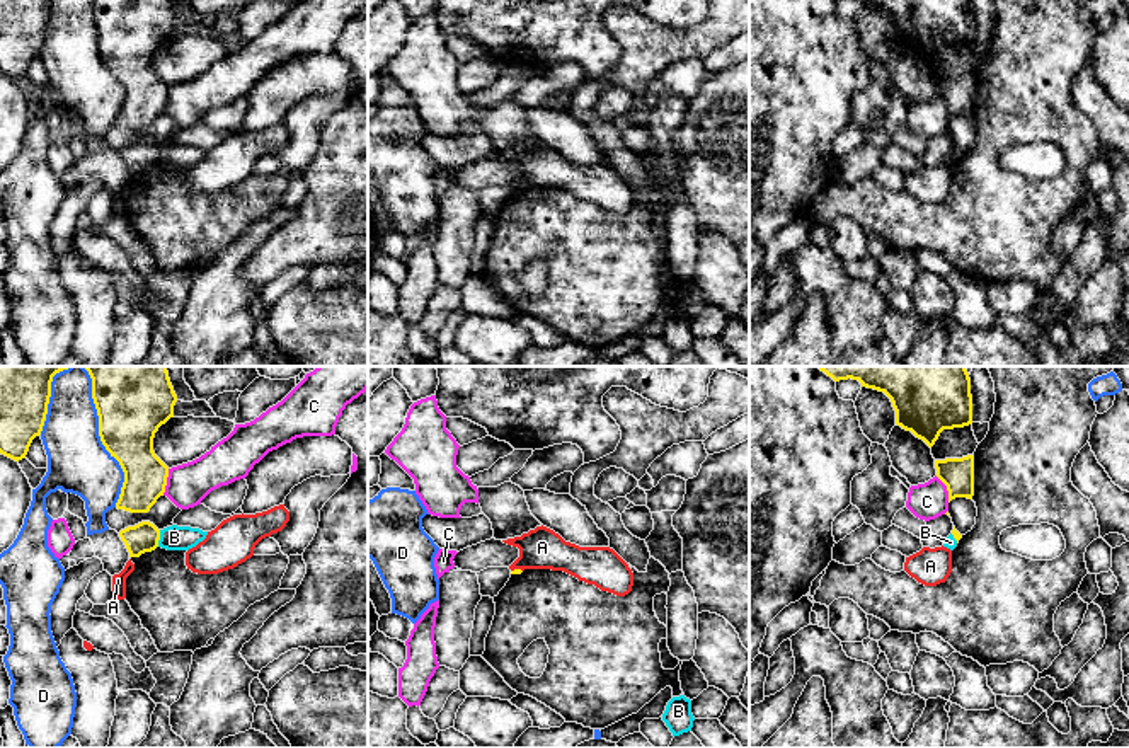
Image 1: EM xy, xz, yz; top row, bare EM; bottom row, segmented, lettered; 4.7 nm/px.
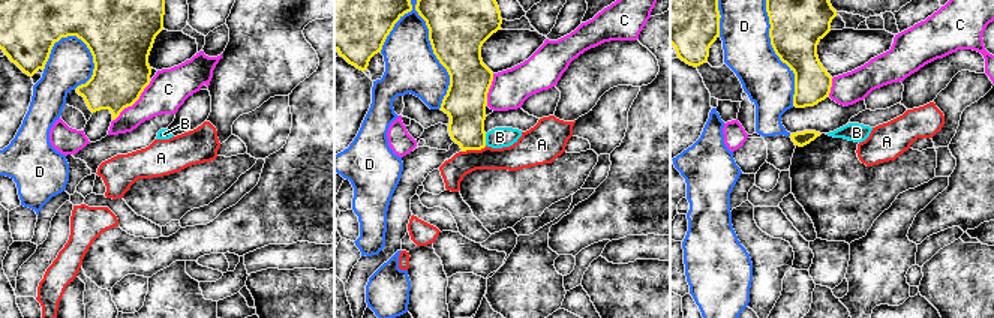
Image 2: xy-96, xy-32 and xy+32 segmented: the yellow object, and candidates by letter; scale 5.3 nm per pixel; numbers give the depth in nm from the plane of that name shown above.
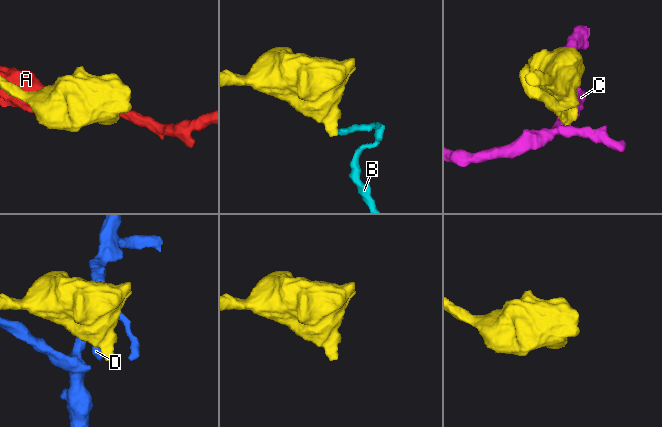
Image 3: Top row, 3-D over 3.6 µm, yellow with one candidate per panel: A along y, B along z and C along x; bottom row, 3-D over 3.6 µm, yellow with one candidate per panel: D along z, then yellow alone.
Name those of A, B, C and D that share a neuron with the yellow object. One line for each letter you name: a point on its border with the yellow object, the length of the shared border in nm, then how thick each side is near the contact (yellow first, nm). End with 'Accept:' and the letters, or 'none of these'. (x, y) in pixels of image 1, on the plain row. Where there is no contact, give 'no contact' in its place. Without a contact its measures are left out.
Accept: none of these

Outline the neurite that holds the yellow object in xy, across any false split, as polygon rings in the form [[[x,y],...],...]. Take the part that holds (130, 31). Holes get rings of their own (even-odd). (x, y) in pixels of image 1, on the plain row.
[[[92,0],[99,55],[123,90],[117,128],[148,131],[165,111],[169,85],[155,73],[153,56],[174,36],[170,0]]]

